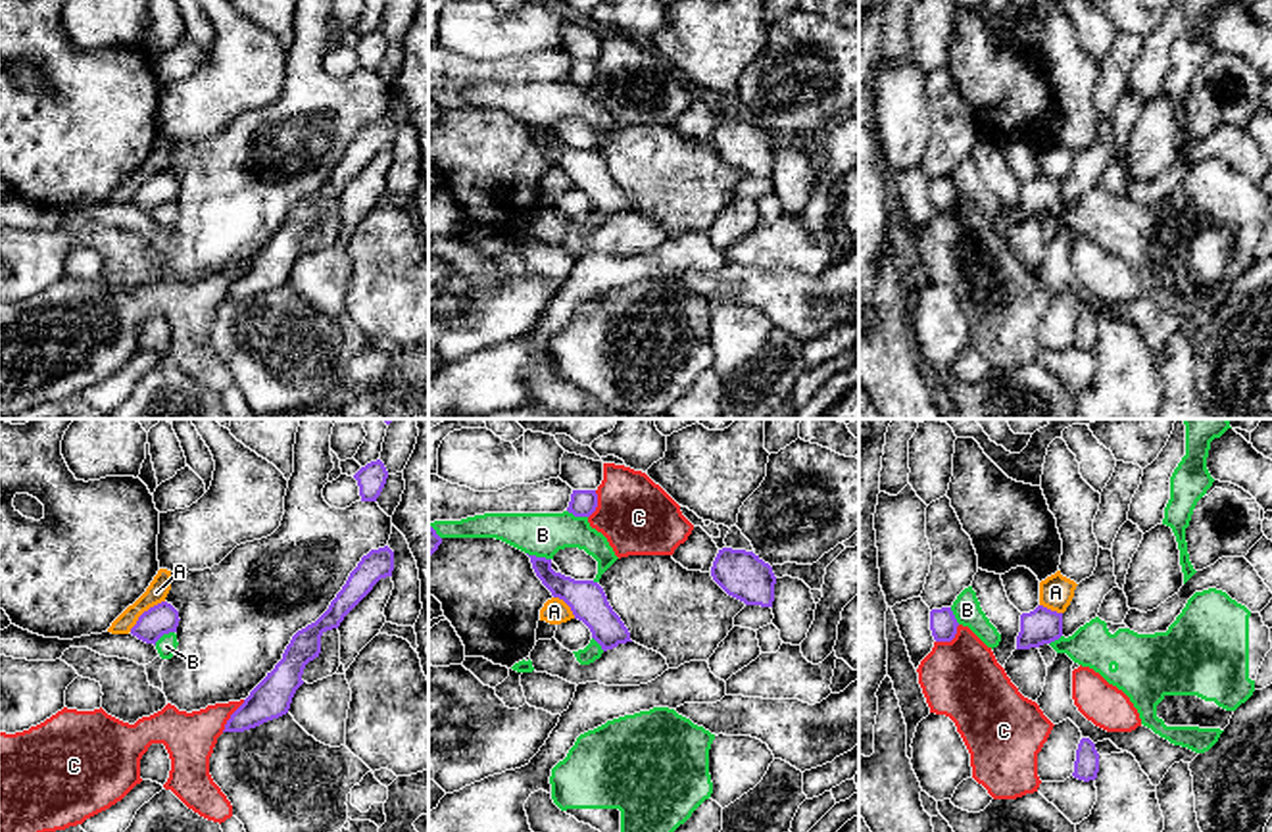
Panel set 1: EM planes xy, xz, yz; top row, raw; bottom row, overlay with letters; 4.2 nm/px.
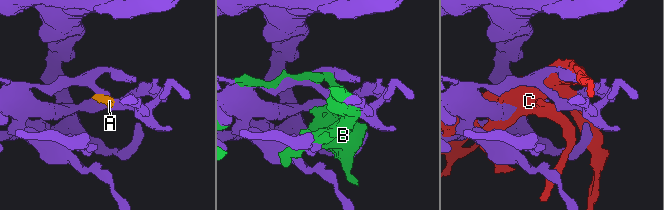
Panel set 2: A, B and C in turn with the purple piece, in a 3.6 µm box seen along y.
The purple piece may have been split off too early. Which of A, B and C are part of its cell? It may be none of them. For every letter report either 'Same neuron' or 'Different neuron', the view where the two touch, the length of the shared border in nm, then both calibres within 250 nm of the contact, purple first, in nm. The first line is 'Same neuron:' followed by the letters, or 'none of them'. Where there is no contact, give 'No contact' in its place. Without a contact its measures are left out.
Same neuron: none of them
A: Different neuron. Touches purple in xy. Shared border 200 nm. Thickness 130 nm (purple) against 90 nm
B: Different neuron. Touches purple in xz. Shared border 110 nm. Thickness 140 nm (purple) against 190 nm
C: Different neuron. Touches purple in xy. Shared border 170 nm. Thickness 170 nm (purple) against 220 nm

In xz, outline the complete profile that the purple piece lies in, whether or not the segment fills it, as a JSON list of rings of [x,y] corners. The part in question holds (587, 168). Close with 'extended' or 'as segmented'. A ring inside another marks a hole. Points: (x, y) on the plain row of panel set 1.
[[[528,125],[536,146],[551,161],[553,167],[563,169],[575,188],[582,190],[592,208],[603,221],[619,213],[632,211],[630,202],[613,181],[603,158],[594,150],[575,150],[551,138],[551,129]]]; as segmented

